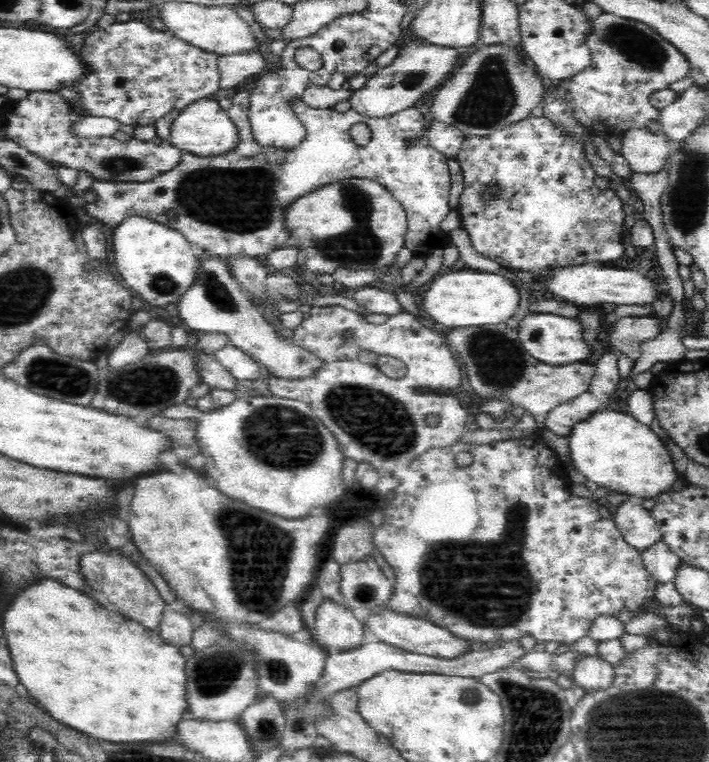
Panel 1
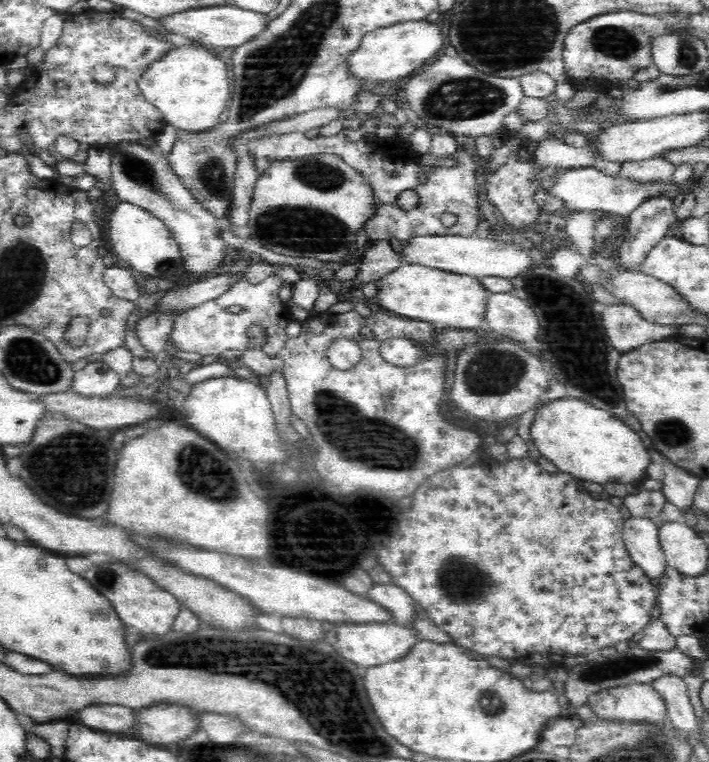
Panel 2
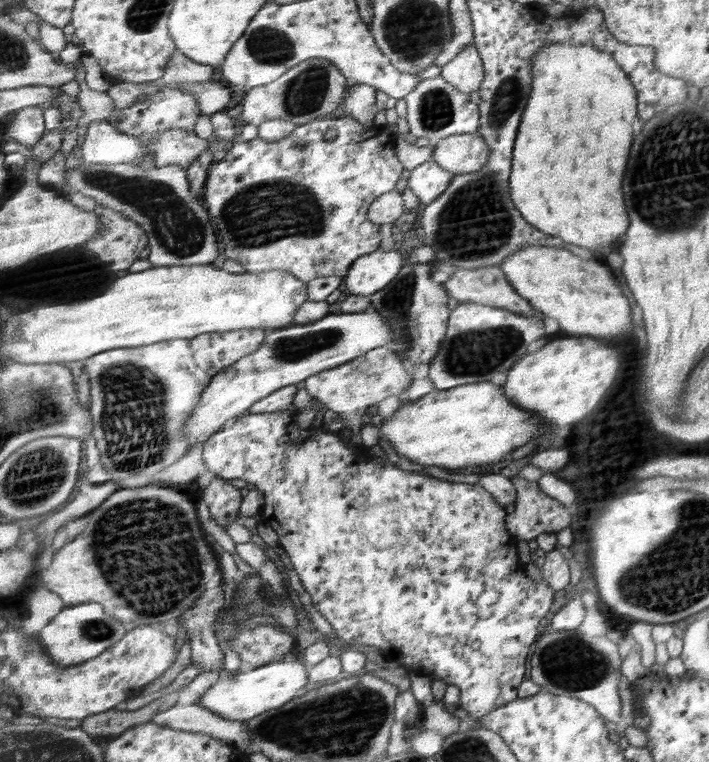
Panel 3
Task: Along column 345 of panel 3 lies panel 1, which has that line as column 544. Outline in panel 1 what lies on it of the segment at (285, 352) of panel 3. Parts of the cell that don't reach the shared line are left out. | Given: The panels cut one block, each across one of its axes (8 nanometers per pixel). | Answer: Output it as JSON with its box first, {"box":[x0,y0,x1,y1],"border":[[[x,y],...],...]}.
{"box":[518,314,593,367],"border":[[[528,314],[518,324],[520,344],[530,357],[554,367],[573,363],[586,363],[592,358],[593,345],[584,341],[582,324],[573,318],[560,318],[556,314]]]}

